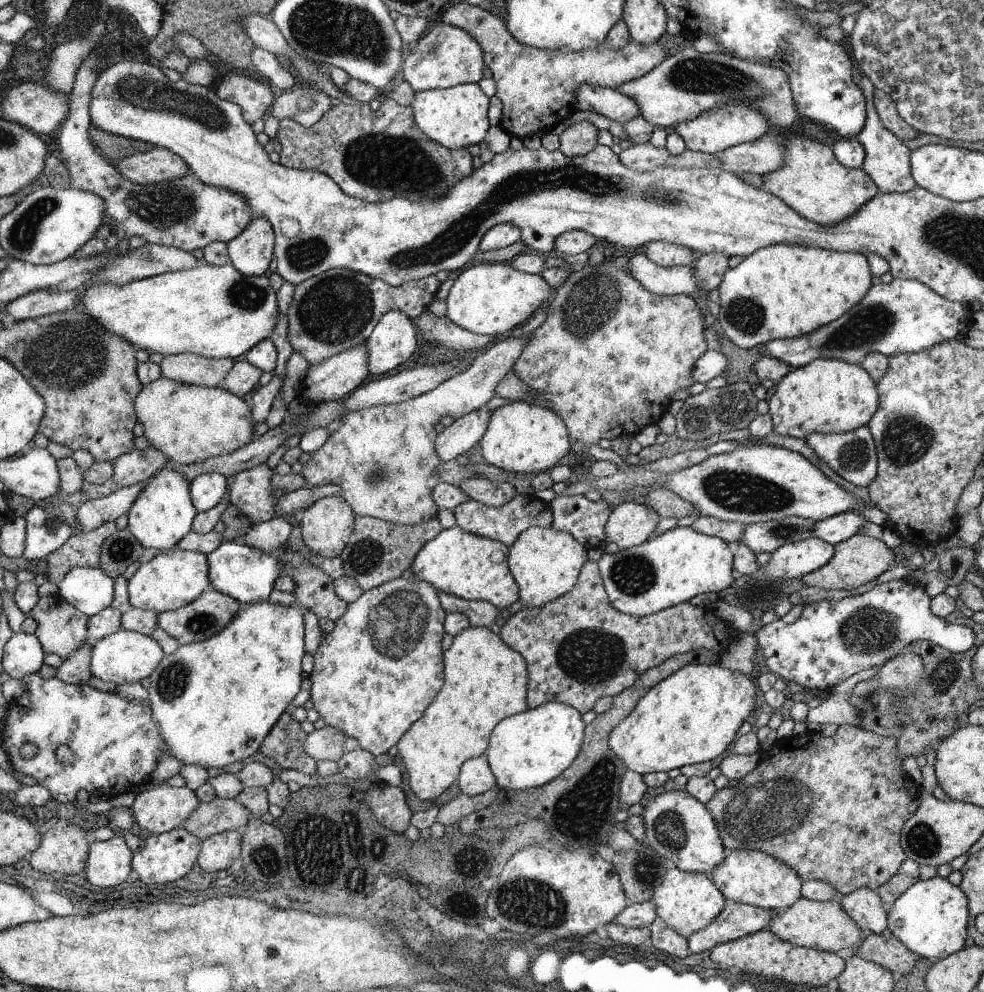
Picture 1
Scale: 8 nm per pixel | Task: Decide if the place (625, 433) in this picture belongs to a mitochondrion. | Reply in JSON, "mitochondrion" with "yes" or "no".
{"mitochondrion":"no"}

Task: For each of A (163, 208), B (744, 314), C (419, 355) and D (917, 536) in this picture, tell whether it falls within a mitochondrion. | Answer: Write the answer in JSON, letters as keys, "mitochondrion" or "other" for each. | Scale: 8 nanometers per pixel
{"A":"mitochondrion","B":"mitochondrion","C":"other","D":"other"}

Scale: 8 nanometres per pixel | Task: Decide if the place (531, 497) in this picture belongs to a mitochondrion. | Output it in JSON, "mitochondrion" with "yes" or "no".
{"mitochondrion":"no"}

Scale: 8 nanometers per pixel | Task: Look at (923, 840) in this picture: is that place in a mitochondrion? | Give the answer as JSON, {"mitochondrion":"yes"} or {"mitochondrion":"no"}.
{"mitochondrion":"yes"}

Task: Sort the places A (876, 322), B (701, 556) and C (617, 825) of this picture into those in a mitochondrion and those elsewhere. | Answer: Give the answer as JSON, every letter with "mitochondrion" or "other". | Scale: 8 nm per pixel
{"A":"mitochondrion","B":"other","C":"other"}

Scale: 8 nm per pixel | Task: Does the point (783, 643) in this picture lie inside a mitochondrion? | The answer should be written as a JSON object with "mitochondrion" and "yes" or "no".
{"mitochondrion":"no"}

